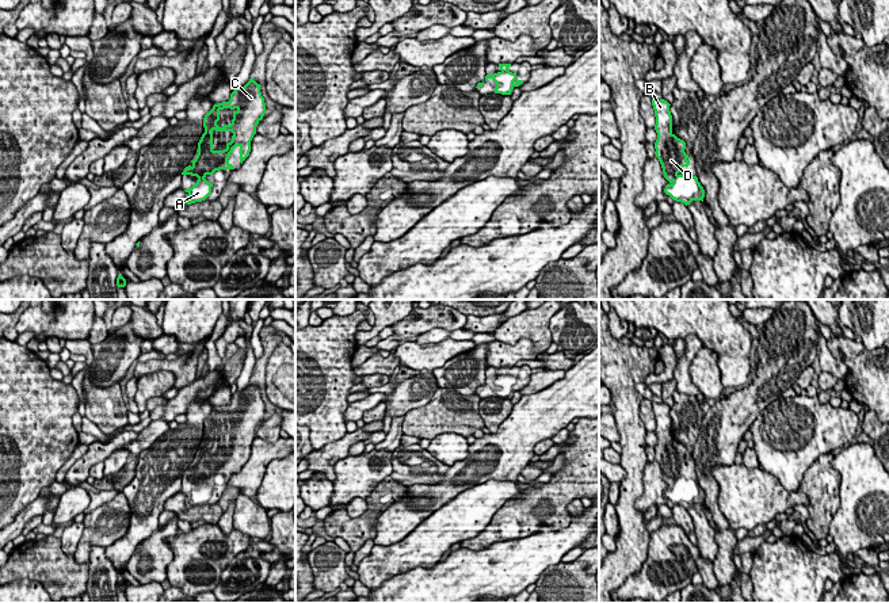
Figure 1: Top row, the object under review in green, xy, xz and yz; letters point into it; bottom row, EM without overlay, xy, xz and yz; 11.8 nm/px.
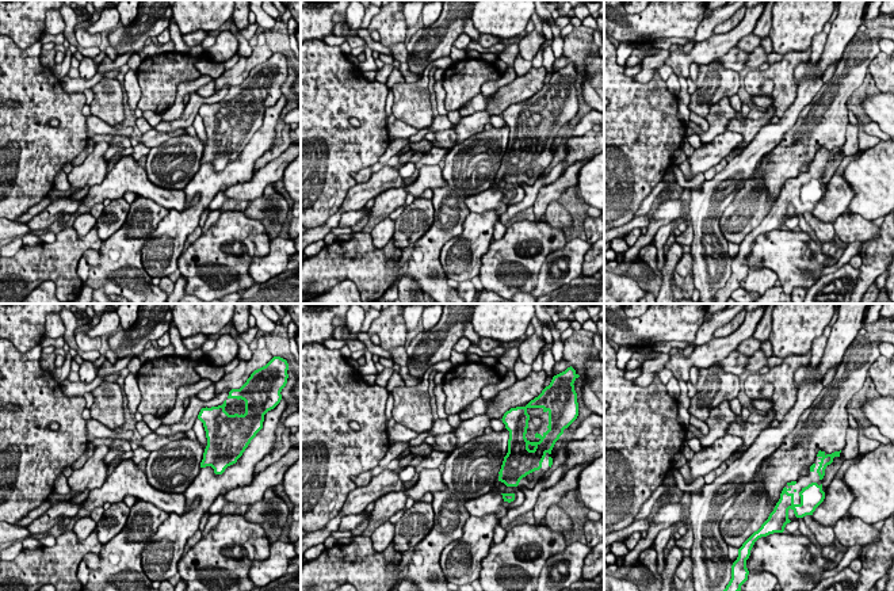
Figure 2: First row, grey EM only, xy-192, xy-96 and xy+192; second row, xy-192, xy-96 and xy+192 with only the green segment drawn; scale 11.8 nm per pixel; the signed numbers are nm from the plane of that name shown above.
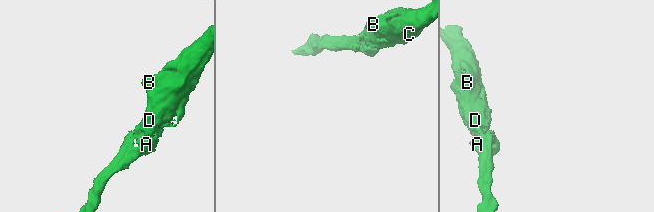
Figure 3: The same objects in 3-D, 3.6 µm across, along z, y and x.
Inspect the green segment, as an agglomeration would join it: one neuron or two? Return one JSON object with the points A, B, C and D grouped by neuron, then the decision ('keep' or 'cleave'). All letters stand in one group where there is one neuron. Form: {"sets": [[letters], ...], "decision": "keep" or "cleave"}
{"sets": [["A", "B", "C", "D"]], "decision": "keep"}

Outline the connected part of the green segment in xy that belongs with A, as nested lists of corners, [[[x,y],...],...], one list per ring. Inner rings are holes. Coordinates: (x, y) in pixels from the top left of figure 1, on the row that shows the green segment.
[[[252,77],[241,87],[234,88],[230,93],[229,102],[214,104],[213,108],[203,118],[205,133],[198,142],[198,154],[191,161],[192,164],[186,167],[182,175],[197,176],[198,180],[191,188],[184,190],[188,195],[184,198],[187,205],[202,202],[211,194],[213,184],[205,178],[213,175],[220,169],[234,169],[229,163],[229,156],[236,146],[240,148],[240,163],[249,156],[251,141],[256,134],[256,126],[263,119],[266,112],[264,98],[260,92],[260,84]],[[224,108],[233,110],[233,119],[230,125],[220,127],[220,111]],[[213,130],[215,131],[232,131],[232,141],[226,144],[224,150],[213,149]]]

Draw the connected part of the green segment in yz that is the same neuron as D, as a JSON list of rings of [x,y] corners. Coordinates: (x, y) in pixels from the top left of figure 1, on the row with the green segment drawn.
[[[652,99],[655,110],[657,140],[655,142],[655,154],[659,159],[664,178],[669,182],[664,192],[674,201],[686,206],[692,201],[702,201],[705,190],[697,176],[679,173],[683,167],[690,165],[691,156],[684,152],[686,142],[672,133],[672,115],[669,103],[664,99]]]

